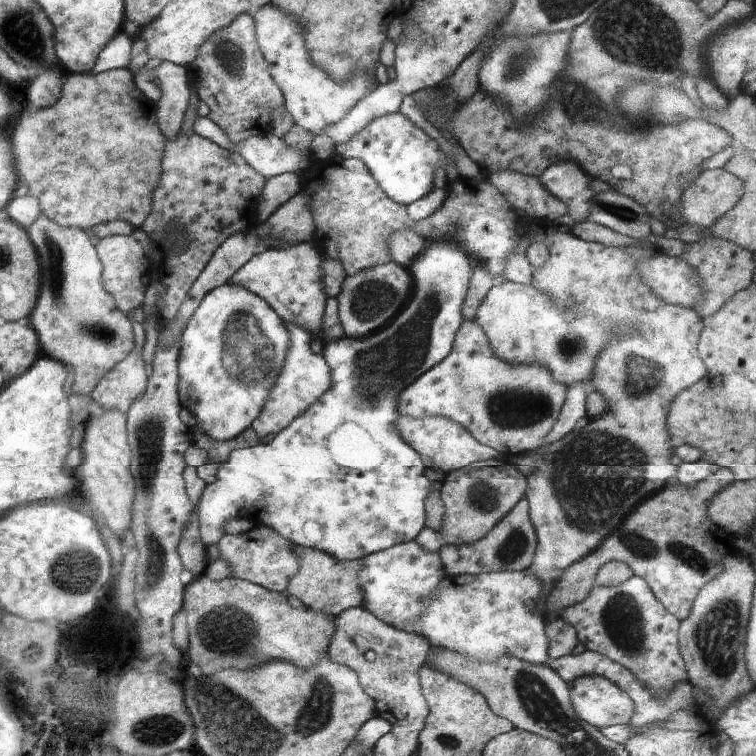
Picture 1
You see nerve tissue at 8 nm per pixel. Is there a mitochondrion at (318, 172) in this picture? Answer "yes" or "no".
no

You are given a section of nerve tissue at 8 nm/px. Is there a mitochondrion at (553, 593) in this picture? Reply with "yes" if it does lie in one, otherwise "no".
no

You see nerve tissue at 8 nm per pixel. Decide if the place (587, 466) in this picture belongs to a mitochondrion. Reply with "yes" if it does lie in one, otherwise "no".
yes

